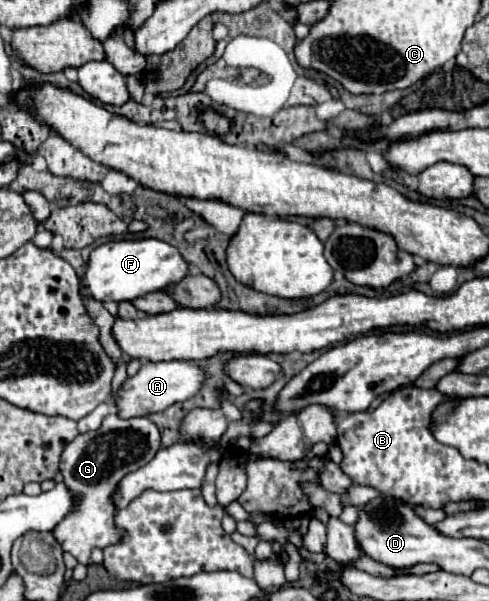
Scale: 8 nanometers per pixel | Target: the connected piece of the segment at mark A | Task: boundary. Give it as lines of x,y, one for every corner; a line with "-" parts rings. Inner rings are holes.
158,361
158,363
146,363
142,369
134,375
128,377
122,389
116,393
114,403
118,405
118,415
124,419
138,417
138,415
150,415
164,411
176,401
186,401
194,397
204,383
204,369
198,363
192,361

